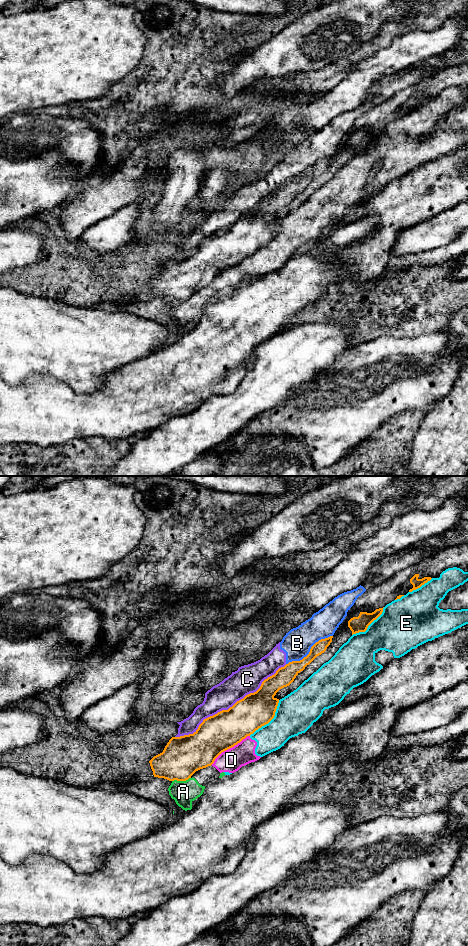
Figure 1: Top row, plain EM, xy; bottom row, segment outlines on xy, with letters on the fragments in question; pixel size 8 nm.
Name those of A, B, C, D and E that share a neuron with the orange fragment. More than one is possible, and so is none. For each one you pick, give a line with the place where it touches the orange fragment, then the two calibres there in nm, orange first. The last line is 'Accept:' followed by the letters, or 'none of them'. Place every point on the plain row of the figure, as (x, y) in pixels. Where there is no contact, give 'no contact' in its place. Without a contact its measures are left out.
Accept: none of them

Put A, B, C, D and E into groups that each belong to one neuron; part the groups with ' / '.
A D E / B C

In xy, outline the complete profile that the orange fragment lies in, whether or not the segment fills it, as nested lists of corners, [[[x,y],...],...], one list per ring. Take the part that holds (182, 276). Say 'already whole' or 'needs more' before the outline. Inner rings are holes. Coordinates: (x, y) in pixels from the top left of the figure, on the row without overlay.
already whole | [[[330,156],[319,160],[311,167],[306,177],[300,181],[289,182],[284,187],[279,188],[274,195],[262,202],[256,212],[246,215],[228,230],[222,230],[204,239],[193,254],[172,257],[163,272],[149,281],[154,297],[169,301],[186,301],[196,291],[211,286],[222,272],[234,267],[247,256],[268,244],[274,238],[279,223],[279,219],[274,217],[276,213],[289,206],[307,185],[324,173],[332,162],[332,158],[333,156]]]

